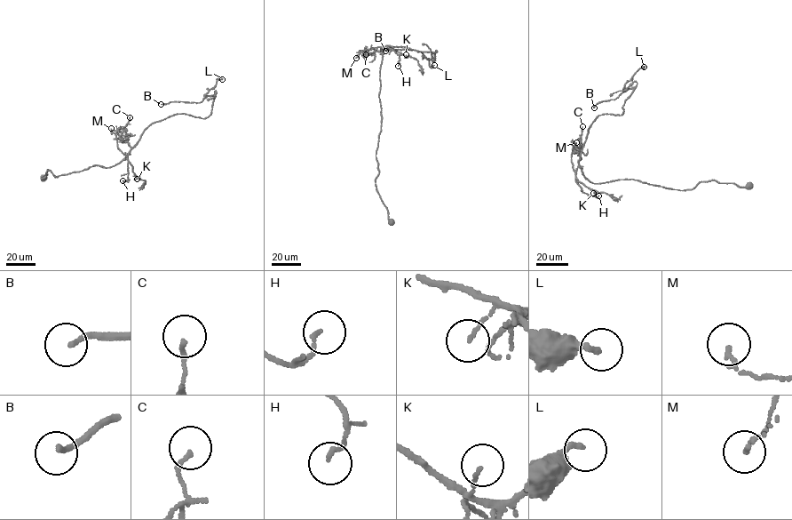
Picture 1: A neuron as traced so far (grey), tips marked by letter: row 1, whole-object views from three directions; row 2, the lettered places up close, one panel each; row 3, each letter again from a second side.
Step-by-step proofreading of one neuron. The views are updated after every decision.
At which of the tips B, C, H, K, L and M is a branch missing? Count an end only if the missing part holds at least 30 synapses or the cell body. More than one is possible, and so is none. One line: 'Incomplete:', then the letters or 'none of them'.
Incomplete: B

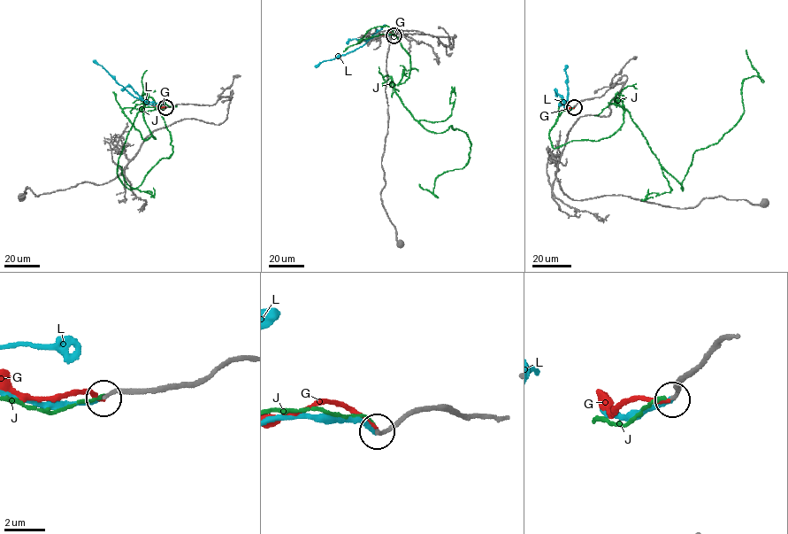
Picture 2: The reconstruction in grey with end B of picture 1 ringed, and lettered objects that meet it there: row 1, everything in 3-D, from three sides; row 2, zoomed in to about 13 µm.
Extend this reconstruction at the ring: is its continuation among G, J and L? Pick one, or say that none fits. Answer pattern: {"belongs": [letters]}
{"belongs": ["L"]}

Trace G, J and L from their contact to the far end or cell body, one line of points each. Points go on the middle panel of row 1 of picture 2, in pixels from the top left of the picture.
G: (394, 35), (388, 33), (379, 34)
J: (394, 34), (358, 42), (389, 27), (410, 58), (401, 102), (470, 144), (437, 197), (419, 184)
L: (394, 35), (374, 36), (359, 48), (315, 66)

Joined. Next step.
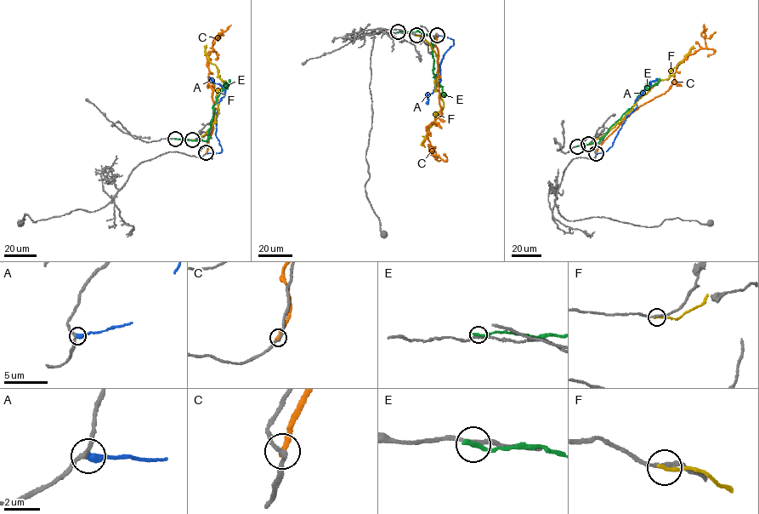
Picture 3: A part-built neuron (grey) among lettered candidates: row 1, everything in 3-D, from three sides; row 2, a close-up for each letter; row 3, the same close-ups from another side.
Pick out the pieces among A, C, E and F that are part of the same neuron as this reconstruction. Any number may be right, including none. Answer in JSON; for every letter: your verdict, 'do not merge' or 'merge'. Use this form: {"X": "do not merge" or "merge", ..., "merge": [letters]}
{"A": "merge", "C": "do not merge", "E": "do not merge", "F": "do not merge", "merge": ["A"]}

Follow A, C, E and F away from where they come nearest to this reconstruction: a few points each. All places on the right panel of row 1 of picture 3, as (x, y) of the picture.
A: (597, 153), (612, 146), (626, 117), (637, 106), (636, 99), (646, 85), (658, 78)
C: (596, 153), (603, 142), (629, 114), (668, 89), (676, 66), (685, 57), (705, 47), (701, 34), (704, 24)
E: (577, 146), (599, 141), (634, 105), (641, 91), (656, 83), (659, 78)
F: (588, 144), (618, 123), (657, 82), (667, 79), (670, 71), (693, 46)

